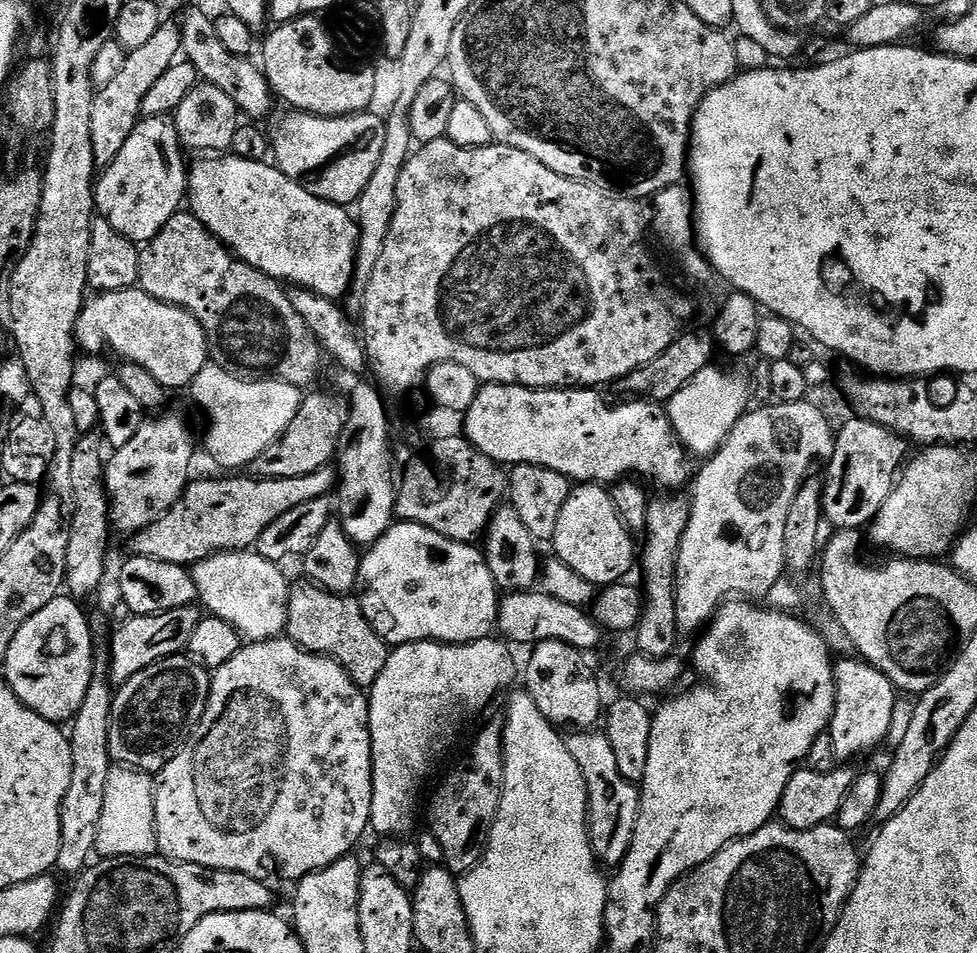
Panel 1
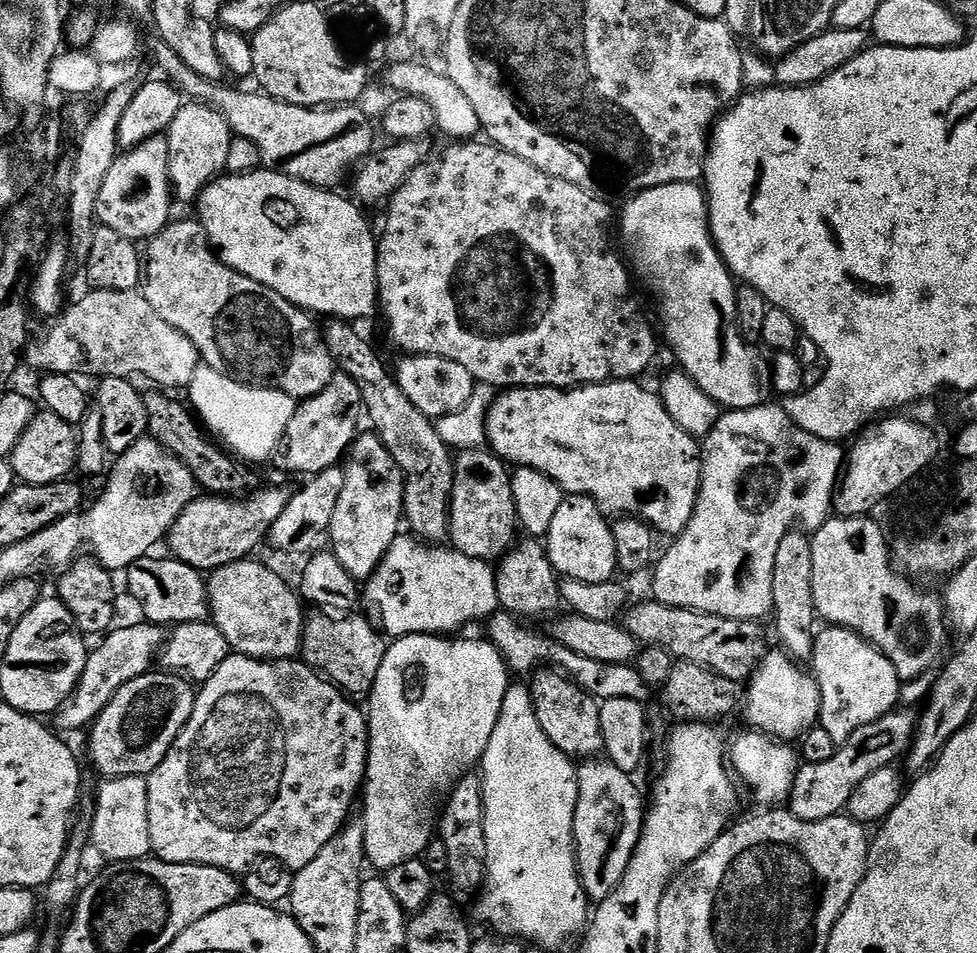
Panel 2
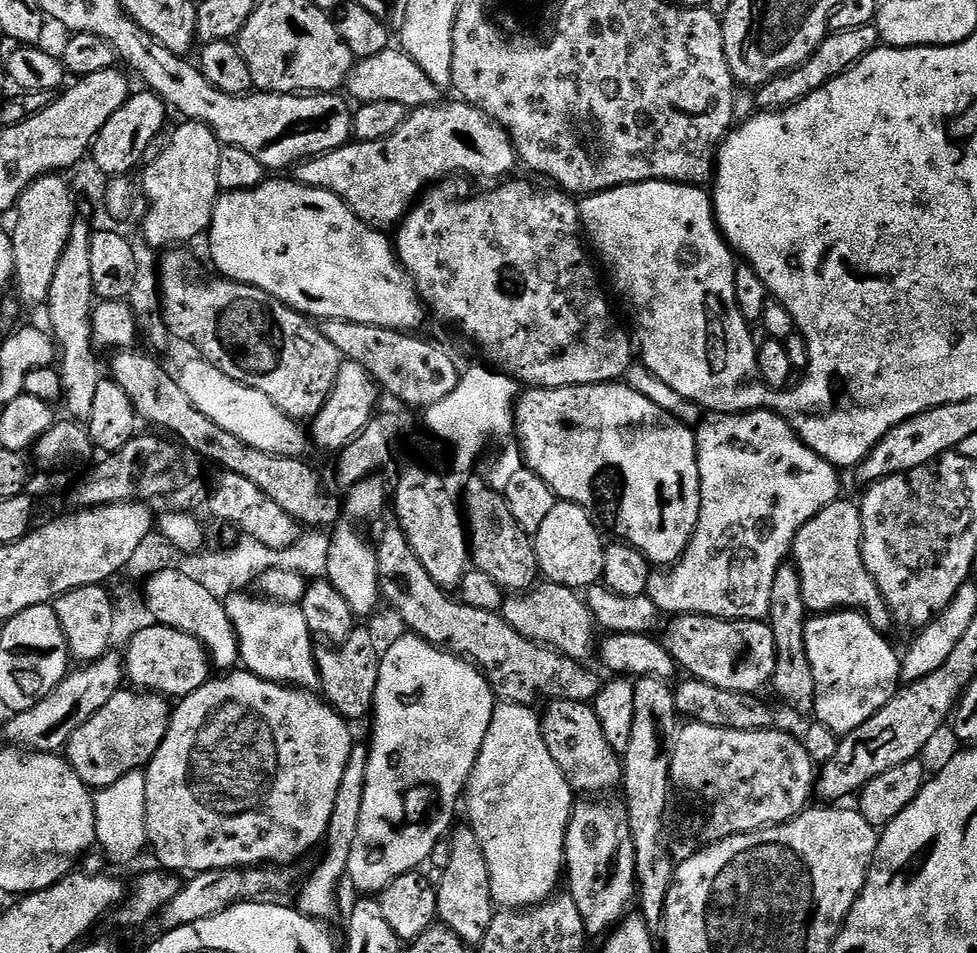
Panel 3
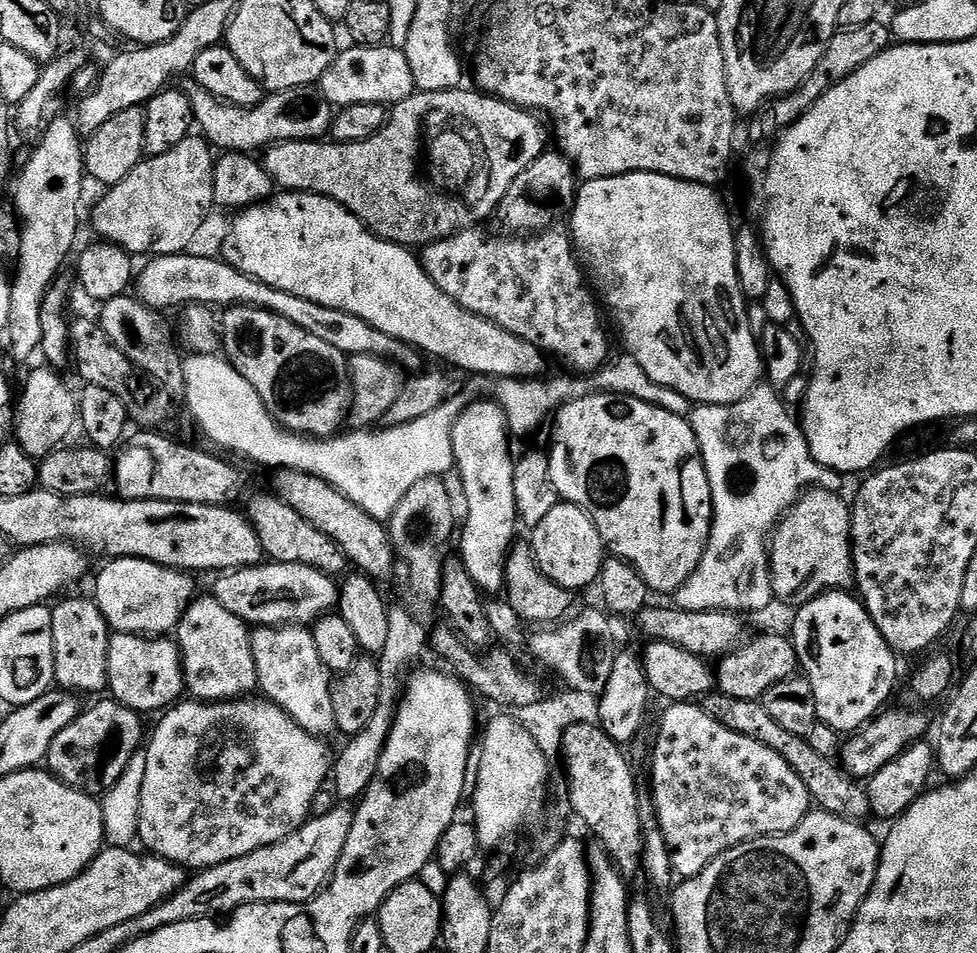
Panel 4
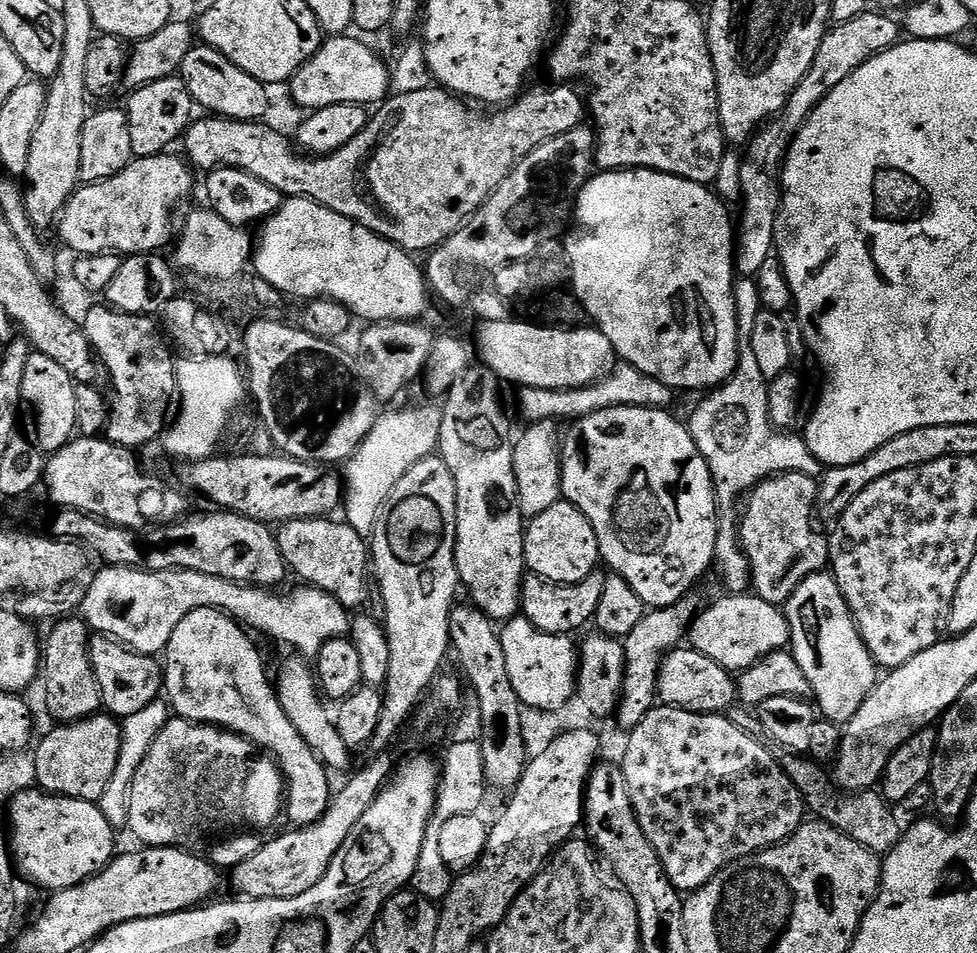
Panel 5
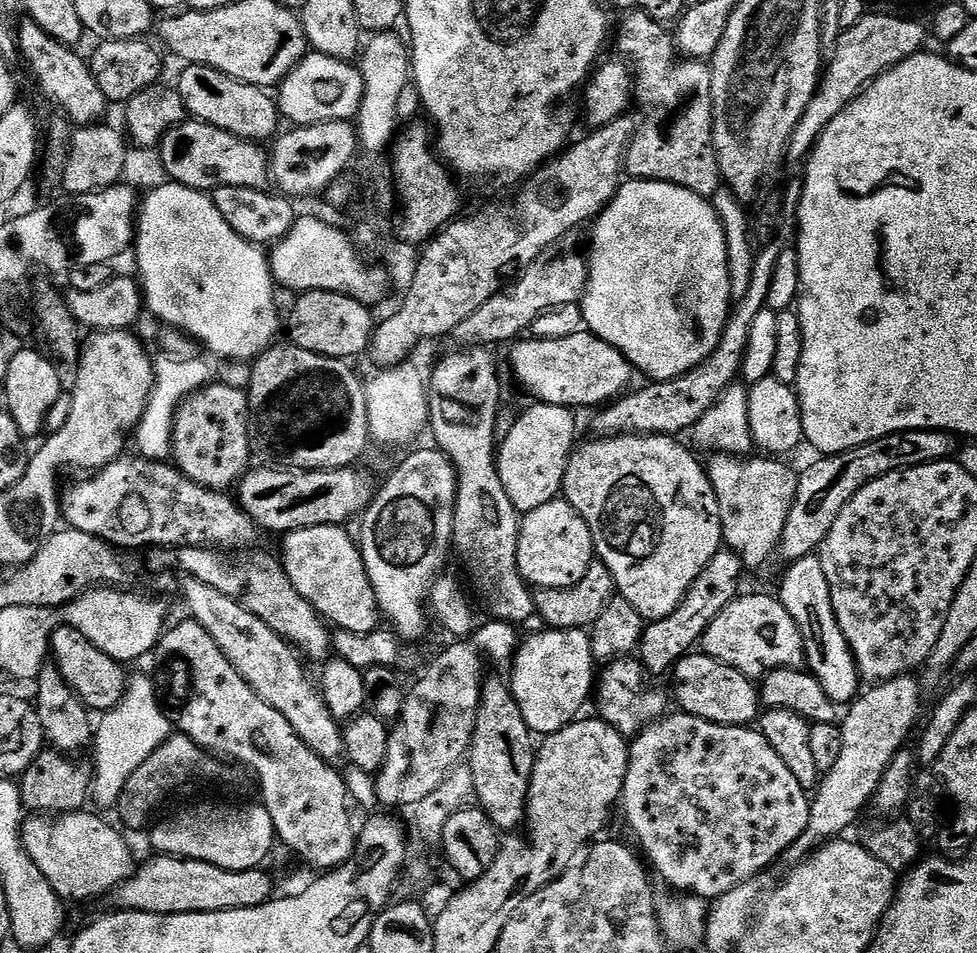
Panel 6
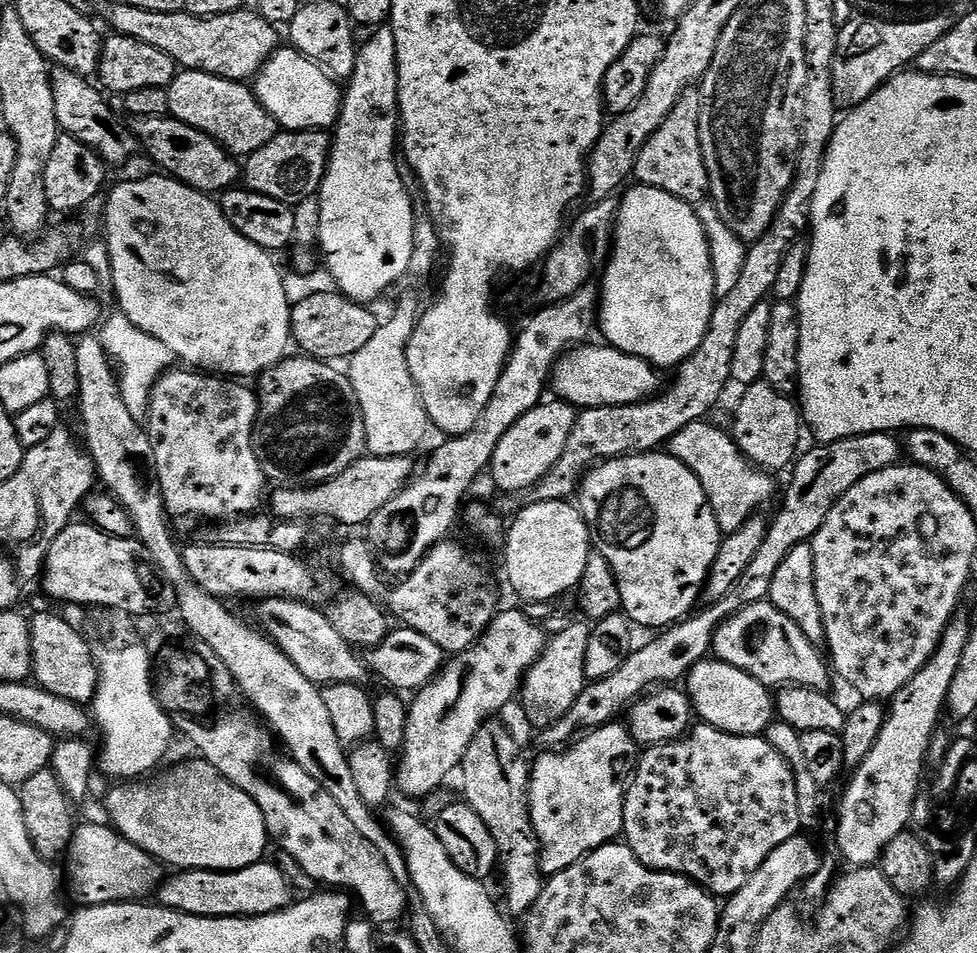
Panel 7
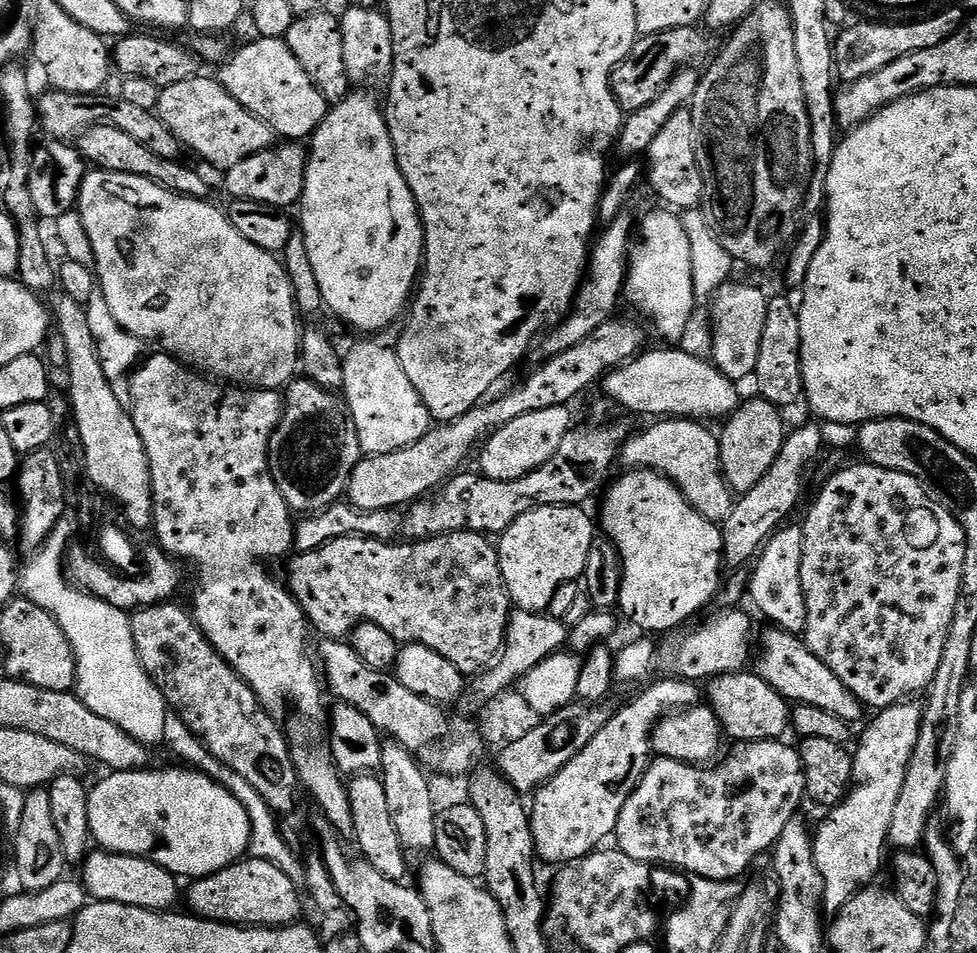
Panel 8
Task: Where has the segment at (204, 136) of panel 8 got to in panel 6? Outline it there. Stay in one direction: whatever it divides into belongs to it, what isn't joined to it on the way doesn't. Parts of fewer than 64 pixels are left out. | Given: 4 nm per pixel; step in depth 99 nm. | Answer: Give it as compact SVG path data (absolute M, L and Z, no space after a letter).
M189 64L181 67L180 81L178 87L180 89L180 97L184 103L184 111L191 119L201 120L210 126L214 126L218 130L226 130L230 134L234 134L243 140L255 140L257 142L271 141L277 135L278 129L282 124L282 117L277 101L268 97L269 93L263 88L247 84L241 80L230 78L226 74L222 74L218 70L214 70L210 66L202 66L201 64Z

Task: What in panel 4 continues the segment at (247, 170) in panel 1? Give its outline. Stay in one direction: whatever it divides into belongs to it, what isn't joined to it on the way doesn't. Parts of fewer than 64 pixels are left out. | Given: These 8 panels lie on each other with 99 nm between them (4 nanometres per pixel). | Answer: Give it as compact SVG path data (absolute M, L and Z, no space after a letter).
M281 191L263 204L237 211L233 216L236 217L224 240L223 259L239 272L266 282L266 286L274 286L278 290L286 290L286 294L298 294L298 298L354 314L370 322L370 326L382 330L382 334L390 334L390 338L412 345L425 357L437 356L464 372L477 372L480 376L491 378L536 378L543 373L540 371L544 368L546 356L537 344L526 342L502 326L458 306L454 298L442 294L442 290L434 286L417 253L416 256L412 253L415 251L375 236L358 217L350 214L350 210L338 202L325 196L316 196L313 192Z

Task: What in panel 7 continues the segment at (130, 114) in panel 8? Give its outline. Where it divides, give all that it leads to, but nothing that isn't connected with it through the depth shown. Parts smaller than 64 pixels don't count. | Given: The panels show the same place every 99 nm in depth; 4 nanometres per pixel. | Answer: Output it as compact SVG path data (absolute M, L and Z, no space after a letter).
M171 114L162 118L133 119L130 127L137 137L148 147L148 156L157 164L161 173L173 180L190 186L205 194L223 194L241 179L242 168L237 157L227 152L214 138L186 126L186 122L176 120Z

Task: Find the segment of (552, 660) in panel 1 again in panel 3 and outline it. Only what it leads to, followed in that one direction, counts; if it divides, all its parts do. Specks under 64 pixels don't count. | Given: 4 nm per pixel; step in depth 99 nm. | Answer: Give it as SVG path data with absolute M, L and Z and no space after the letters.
M553 700L542 712L540 729L550 750L550 758L558 762L568 785L576 794L608 794L611 788L619 789L624 778L621 757L606 742L606 733L591 703L582 701Z

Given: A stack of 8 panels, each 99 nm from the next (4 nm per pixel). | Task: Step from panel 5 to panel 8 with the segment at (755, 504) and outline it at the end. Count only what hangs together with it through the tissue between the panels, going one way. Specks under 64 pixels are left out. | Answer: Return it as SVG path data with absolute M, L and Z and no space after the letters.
M660 418L649 423L645 432L629 435L628 441L622 449L622 460L628 463L627 467L632 470L648 468L651 472L661 472L667 480L672 480L682 490L682 494L702 518L713 522L722 522L730 514L734 503L734 493L728 486L724 471L720 466L719 439L717 433L711 432L711 427L705 426L701 421L691 418Z

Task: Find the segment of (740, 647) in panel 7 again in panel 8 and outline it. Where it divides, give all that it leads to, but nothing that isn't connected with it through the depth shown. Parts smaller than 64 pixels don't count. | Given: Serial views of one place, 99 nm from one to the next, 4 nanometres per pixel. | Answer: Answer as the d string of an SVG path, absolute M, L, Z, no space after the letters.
M768 626L765 629L765 632L761 636L759 633L758 636L758 655L754 660L754 671L757 676L761 676L770 686L774 686L774 690L778 690L778 694L793 705L806 704L818 706L818 710L830 710L830 714L842 718L850 726L856 726L856 723L859 725L865 719L865 705L856 693L851 692L840 681L838 674L834 674L834 670L830 670L826 662L814 658L814 654L799 635L783 632L775 626Z

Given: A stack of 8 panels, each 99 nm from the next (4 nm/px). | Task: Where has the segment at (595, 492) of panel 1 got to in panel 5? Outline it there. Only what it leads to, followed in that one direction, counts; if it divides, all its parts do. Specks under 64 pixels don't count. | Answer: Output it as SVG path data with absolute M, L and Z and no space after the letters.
M561 502L542 510L542 514L531 517L524 530L524 562L527 571L533 576L541 576L552 584L581 584L601 563L598 538L594 526L573 504Z

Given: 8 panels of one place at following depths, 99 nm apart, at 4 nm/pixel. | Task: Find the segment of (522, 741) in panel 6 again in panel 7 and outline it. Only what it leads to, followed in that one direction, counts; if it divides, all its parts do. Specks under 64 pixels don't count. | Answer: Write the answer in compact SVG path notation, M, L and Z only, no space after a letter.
M485 722L478 734L474 734L474 742L466 750L464 760L458 769L460 784L464 787L463 799L486 822L486 830L490 830L492 841L498 857L498 876L504 879L504 900L508 903L507 911L517 918L523 917L534 906L540 897L542 873L540 871L540 839L532 825L532 805L528 802L528 785L530 783L530 760L524 757L520 744L496 722Z

